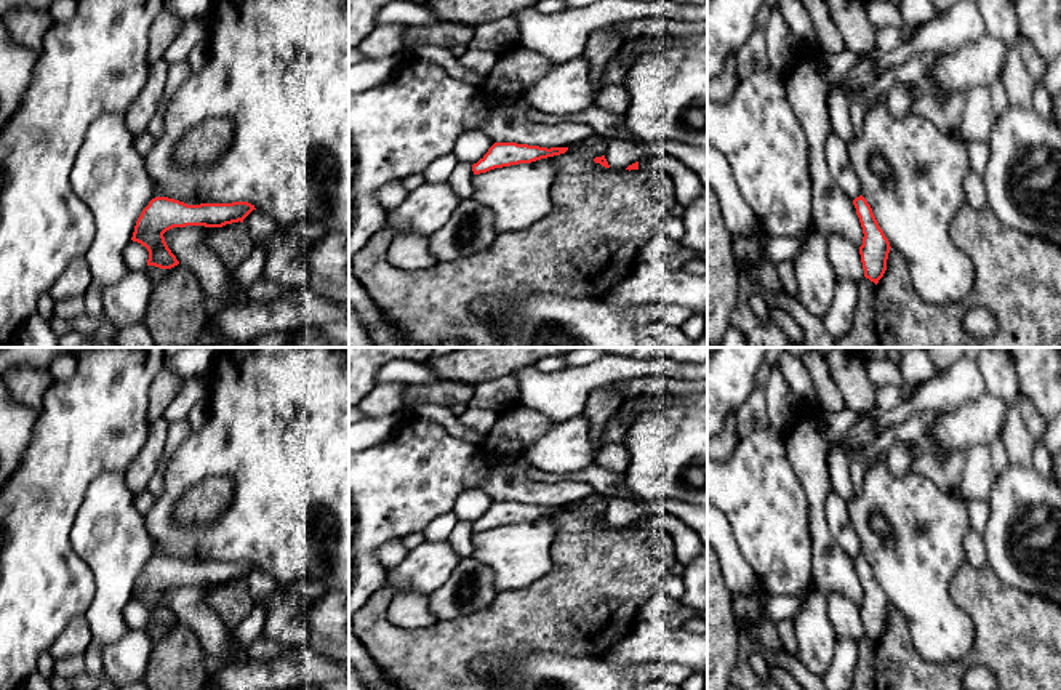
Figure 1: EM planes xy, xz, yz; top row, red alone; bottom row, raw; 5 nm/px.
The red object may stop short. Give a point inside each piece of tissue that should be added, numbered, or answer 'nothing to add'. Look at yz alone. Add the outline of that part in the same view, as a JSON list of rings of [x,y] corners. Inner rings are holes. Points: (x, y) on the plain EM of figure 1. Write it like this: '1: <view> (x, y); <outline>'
nothing to add

